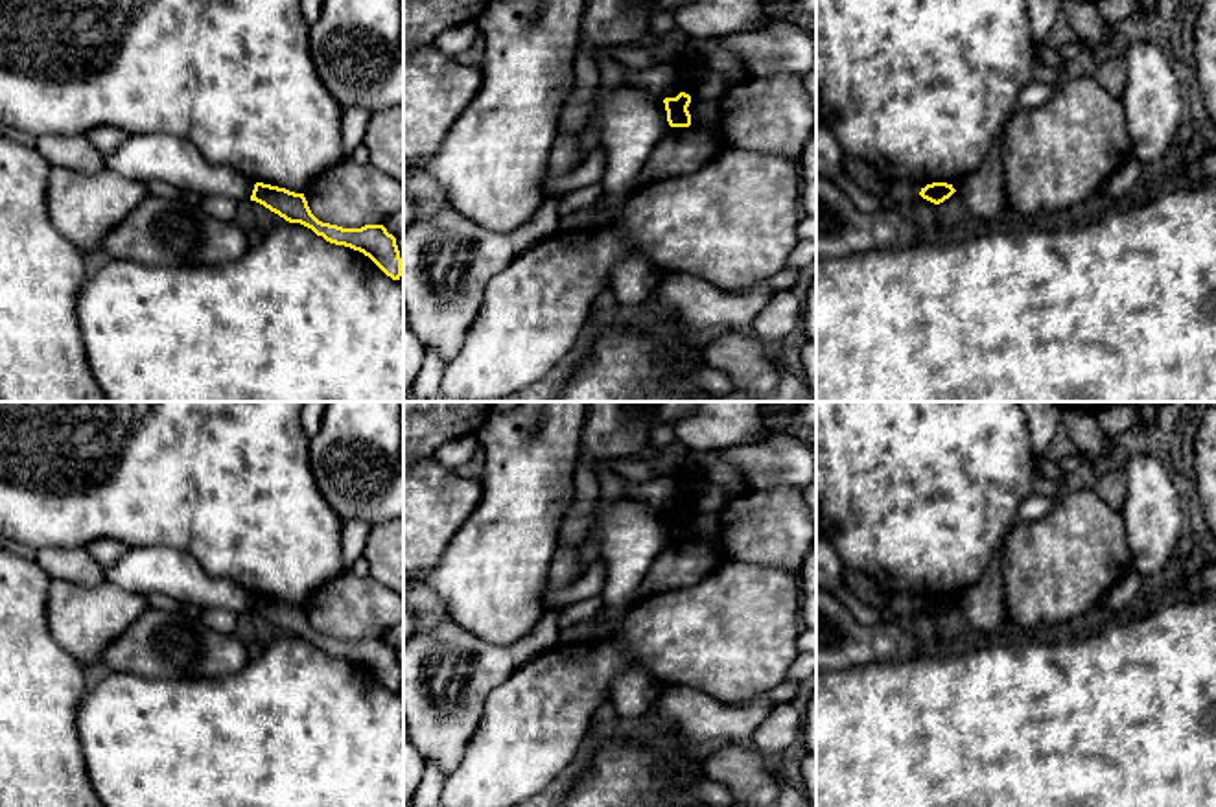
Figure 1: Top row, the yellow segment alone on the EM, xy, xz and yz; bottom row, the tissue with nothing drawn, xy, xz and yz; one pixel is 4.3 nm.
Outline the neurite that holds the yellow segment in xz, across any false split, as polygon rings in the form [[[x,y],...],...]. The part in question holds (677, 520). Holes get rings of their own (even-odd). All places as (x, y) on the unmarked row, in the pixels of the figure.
[[[680,505],[676,510],[665,510],[665,523],[667,523],[667,534],[671,540],[689,540],[691,538],[691,527],[687,523],[691,516],[691,509],[685,505]]]

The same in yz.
[[[932,595],[932,597],[927,597],[925,601],[921,601],[919,608],[934,617],[940,617],[945,612],[949,612],[954,604],[956,602],[953,601],[953,597]]]

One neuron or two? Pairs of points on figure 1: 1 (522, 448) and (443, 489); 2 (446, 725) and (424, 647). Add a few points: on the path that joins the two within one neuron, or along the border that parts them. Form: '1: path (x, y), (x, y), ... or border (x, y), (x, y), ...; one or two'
1: border (481, 479), (481, 500), (465, 520); two
2: path (463, 699), (474, 673), (454, 669), (446, 662); one

